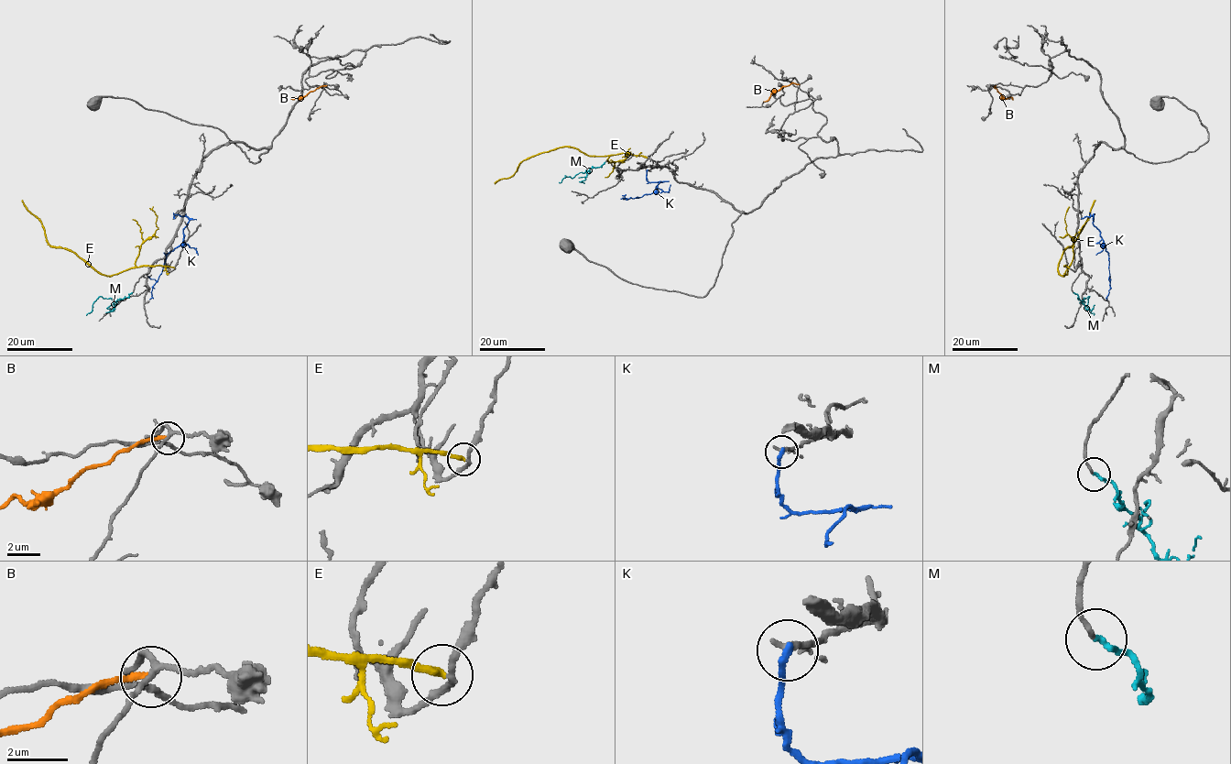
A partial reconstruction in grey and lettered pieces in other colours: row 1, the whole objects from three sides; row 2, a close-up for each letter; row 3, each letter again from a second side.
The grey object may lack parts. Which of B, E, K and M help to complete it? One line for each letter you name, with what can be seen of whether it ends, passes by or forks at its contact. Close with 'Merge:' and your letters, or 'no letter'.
M: it ends
Merge: M

